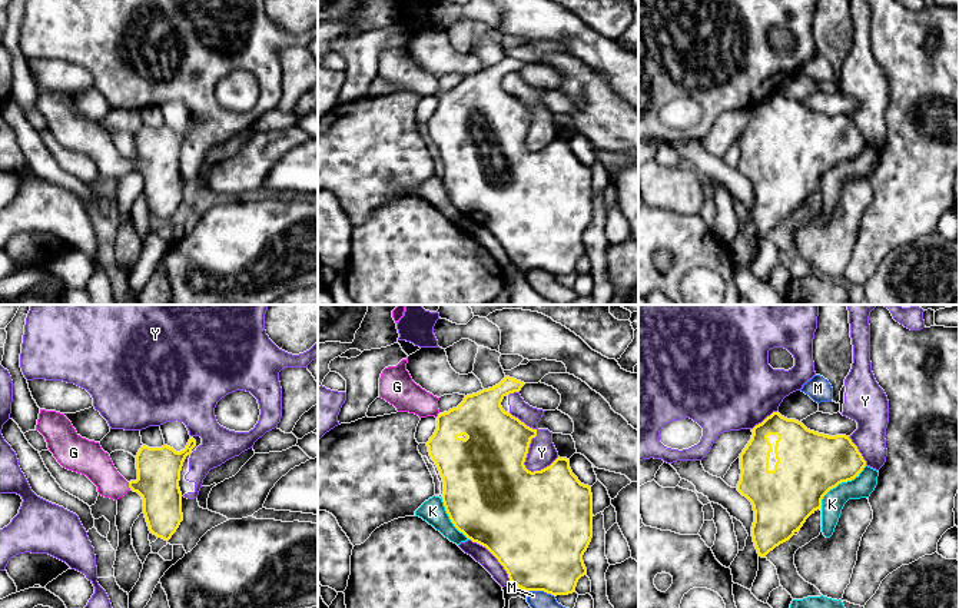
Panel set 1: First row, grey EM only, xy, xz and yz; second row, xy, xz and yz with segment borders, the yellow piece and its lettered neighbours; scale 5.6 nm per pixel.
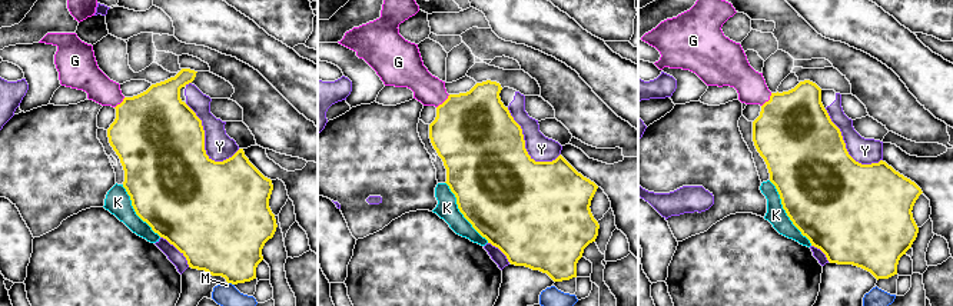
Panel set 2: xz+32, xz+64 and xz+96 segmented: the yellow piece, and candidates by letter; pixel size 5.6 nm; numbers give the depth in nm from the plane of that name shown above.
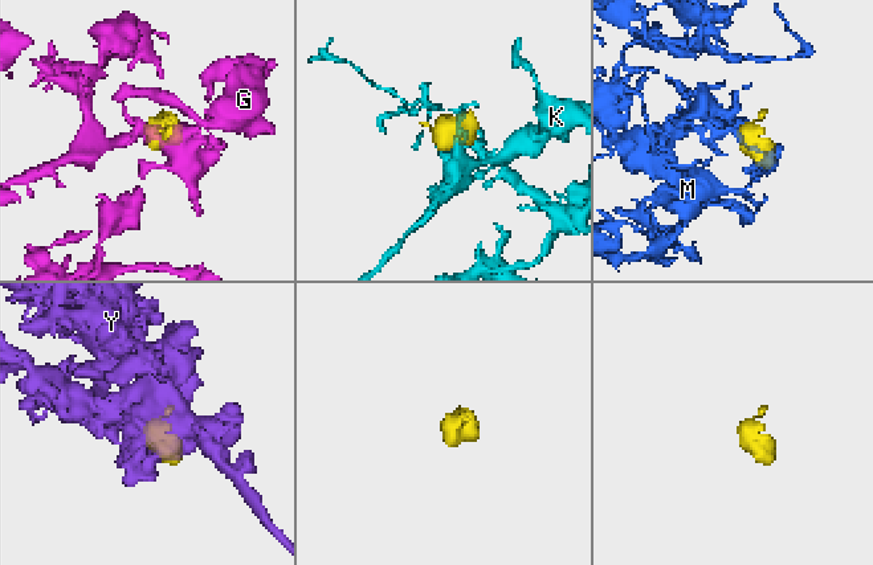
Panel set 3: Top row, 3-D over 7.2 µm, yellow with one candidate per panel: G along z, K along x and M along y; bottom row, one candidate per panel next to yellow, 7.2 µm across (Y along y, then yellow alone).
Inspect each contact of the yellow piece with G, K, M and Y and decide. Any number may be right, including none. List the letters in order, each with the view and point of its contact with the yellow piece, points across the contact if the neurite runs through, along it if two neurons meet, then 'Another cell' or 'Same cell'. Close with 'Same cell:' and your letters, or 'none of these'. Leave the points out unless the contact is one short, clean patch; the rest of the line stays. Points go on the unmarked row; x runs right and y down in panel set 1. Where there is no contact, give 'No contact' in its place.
G: Touches yellow at xy (129, 166). Path across: xy (159, 149), (143, 165), (129, 166), (118, 166), (93, 142). Same cell
K: Touches yellow at yz (838, 163). Another cell
M: Touches yellow at xz (543, 269). Another cell
Y: Touches yellow at xz (528, 126). Another cell
Same cell: G

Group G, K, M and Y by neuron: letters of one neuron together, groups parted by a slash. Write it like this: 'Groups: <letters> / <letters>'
Groups: G / K / M / Y

